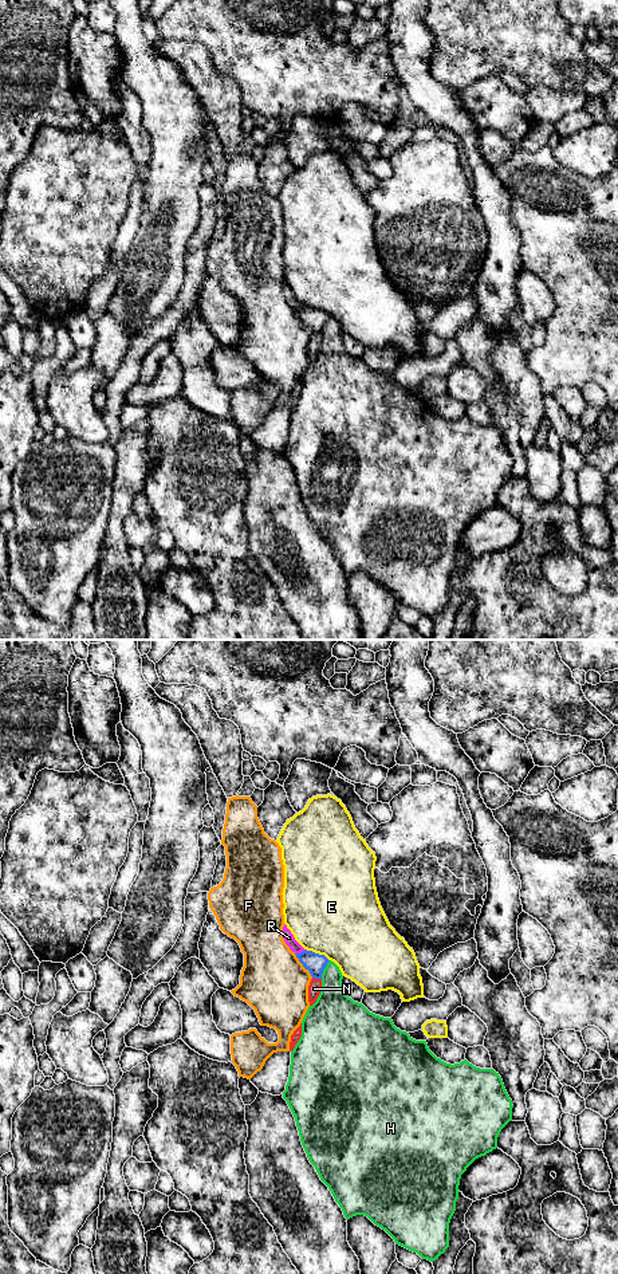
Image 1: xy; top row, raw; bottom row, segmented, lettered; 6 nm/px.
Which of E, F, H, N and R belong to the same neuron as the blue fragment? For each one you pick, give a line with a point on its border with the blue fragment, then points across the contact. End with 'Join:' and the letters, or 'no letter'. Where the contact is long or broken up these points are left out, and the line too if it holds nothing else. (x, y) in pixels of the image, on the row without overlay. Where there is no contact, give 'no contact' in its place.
N: contact xy (317, 334); way xy (315, 319), (317, 334), (314, 345)
Join: N

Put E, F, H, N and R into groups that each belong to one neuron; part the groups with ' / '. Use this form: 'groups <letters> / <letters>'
groups E / F / H / N / R

